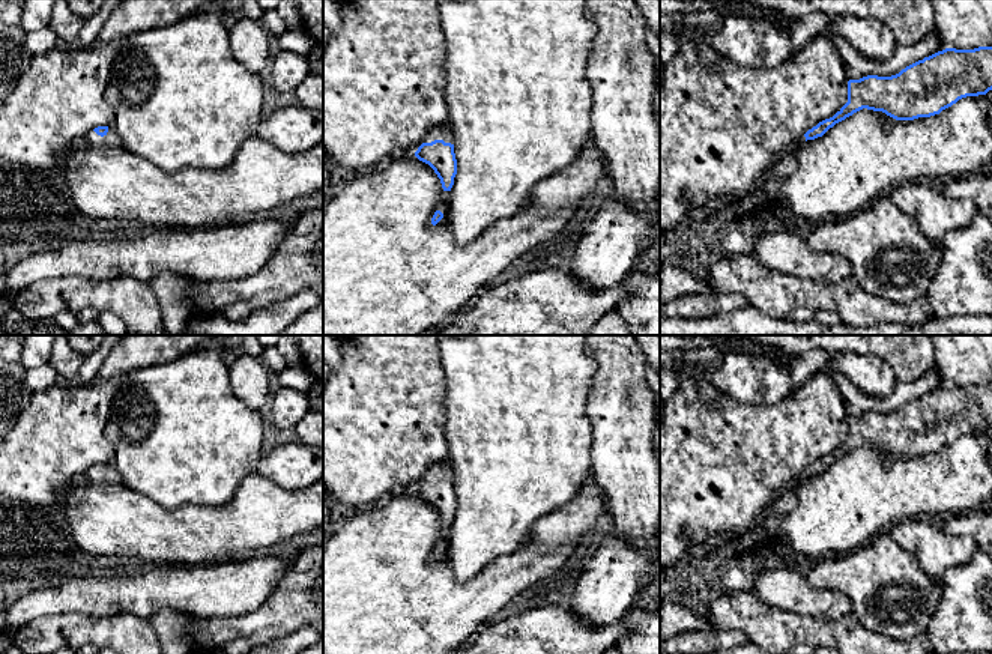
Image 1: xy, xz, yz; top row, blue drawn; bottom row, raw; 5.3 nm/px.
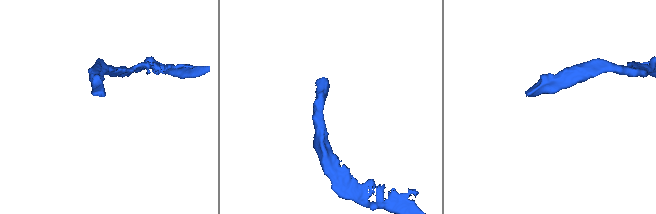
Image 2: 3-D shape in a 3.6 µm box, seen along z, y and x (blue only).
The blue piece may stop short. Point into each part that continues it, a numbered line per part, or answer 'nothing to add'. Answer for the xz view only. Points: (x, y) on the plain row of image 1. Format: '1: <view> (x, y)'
1: xz (444, 469)

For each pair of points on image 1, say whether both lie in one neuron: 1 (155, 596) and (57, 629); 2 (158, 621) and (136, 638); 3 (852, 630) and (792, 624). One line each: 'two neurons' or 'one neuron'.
1: two neurons
2: two neurons
3: one neuron

